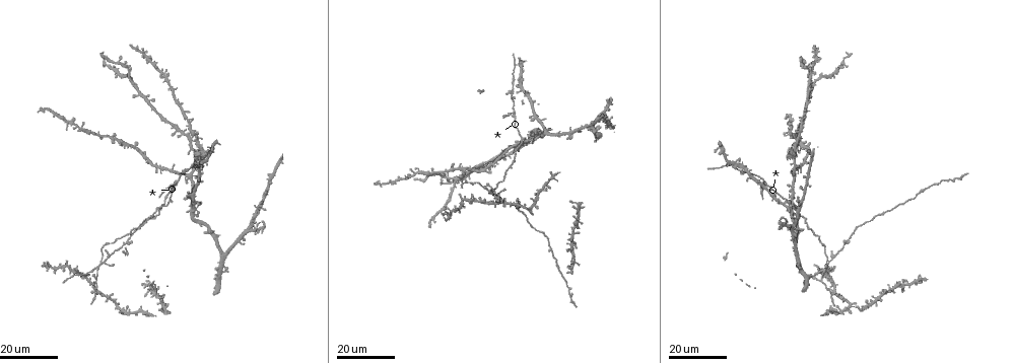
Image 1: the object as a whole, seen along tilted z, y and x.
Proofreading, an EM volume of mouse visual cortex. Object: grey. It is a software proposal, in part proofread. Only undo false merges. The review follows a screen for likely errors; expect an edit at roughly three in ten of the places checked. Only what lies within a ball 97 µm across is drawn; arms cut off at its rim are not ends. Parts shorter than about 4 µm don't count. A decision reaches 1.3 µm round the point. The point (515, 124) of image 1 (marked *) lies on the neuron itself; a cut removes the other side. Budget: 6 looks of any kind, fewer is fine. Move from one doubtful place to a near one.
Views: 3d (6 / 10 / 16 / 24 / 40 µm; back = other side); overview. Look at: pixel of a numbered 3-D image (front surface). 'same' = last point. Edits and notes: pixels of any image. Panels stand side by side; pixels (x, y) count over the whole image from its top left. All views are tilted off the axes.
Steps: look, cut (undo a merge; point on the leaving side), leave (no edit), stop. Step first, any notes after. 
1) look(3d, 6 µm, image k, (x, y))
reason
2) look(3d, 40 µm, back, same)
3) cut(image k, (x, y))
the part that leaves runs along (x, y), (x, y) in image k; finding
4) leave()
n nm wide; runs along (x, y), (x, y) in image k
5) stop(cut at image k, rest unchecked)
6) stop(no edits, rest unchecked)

look(3d, 24 µm, image 1, (178, 181))
three-way junction

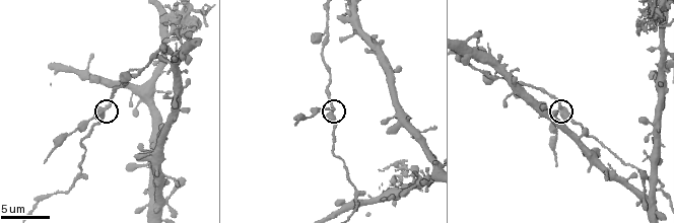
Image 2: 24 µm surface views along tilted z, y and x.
look(3d, 6 µm, image 2, (329, 108))

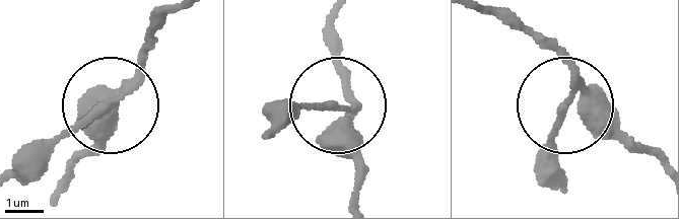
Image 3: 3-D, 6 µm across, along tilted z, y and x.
cut(image 3, (80, 127))
310 nm wide; the part that leaves runs along (122, 94), (17, 158) in image 3; two neurons meet here

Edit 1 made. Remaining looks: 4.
look(3d, 16 µm, image 1, (101, 264))
four arms meet

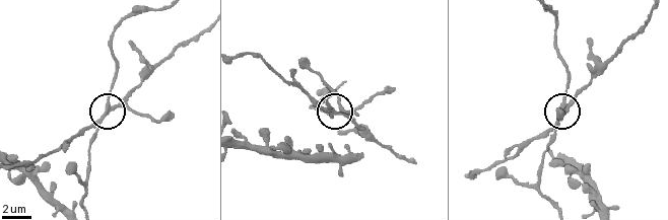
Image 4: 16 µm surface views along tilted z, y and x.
look(3d, 10 µm, image 4, (116, 107))

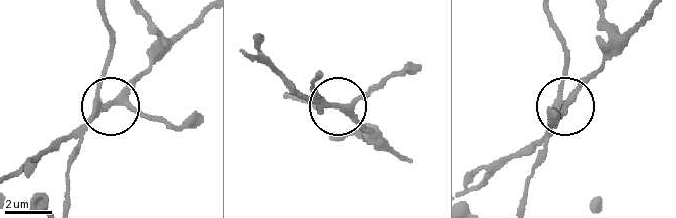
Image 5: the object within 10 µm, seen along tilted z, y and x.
cut(image 5, (114, 99))
260 nm wide; the part that leaves runs along (92, 118), (122, 100), (207, 12) in image 5; a second neuron is stuck on

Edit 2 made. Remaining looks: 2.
look(3d, 16 µm, image 1, (94, 290))

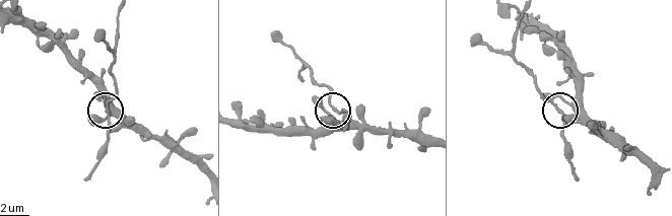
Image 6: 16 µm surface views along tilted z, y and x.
look(3d, 6 µm, image 6, (108, 112))

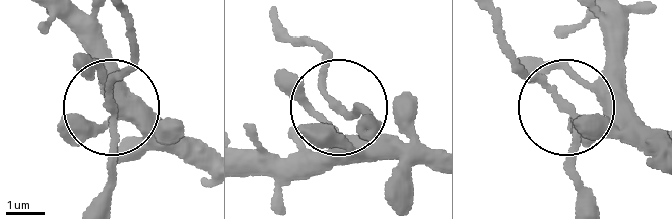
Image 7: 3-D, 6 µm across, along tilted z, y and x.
leave()
runs along (280, 22), (318, 52), (341, 107), (383, 119) in image 7; all the same neuron

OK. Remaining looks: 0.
stop(cut at image 3, cut at image 5, rest unchecked)

